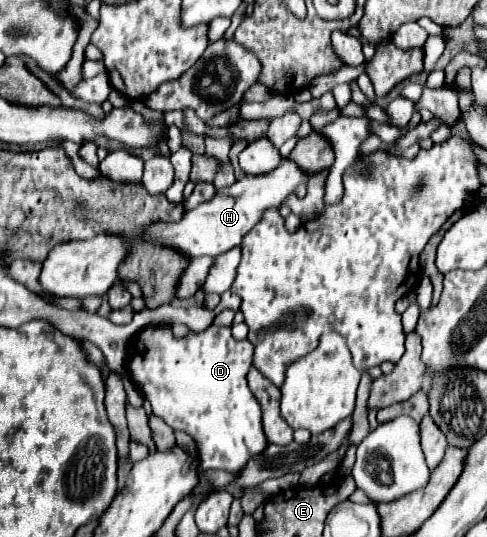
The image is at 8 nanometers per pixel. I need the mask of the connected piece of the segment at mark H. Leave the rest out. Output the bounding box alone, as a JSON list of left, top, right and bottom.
[144,157,310,257]

